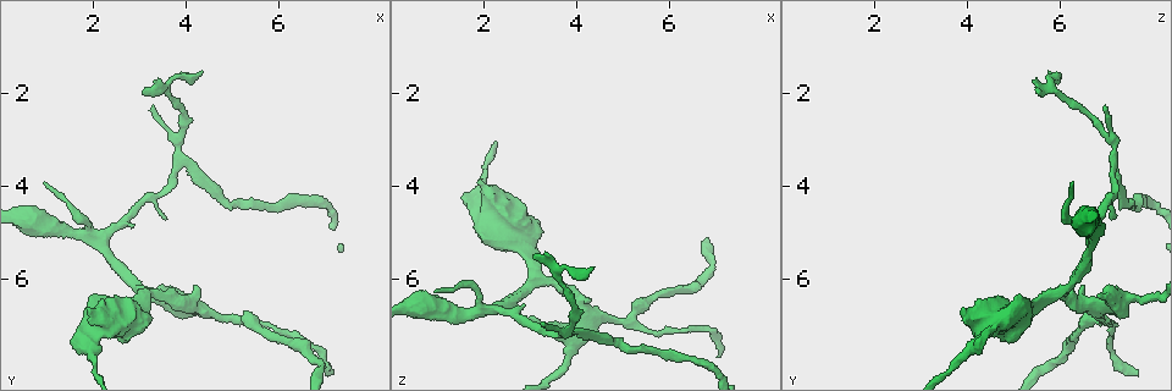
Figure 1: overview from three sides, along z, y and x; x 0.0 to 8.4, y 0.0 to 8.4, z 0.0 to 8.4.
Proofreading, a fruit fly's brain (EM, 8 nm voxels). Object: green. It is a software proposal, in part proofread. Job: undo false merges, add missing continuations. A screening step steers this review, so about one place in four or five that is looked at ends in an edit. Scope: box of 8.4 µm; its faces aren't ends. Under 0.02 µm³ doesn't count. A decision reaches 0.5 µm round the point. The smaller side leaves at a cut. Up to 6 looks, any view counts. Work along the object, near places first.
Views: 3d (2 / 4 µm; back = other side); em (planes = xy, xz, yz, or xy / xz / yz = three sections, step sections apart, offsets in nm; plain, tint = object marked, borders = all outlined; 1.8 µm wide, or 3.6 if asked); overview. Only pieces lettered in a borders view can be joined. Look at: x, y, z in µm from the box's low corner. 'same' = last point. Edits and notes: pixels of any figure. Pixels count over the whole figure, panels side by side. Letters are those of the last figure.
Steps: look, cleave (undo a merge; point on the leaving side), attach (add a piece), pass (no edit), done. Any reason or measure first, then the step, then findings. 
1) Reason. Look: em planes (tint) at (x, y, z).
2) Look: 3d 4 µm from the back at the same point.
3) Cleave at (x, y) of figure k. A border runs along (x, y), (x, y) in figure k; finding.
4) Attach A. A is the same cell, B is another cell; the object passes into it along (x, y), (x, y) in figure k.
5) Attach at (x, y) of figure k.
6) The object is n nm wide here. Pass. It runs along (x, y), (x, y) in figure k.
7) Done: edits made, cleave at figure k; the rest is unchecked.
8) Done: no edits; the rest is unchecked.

A narrow waist. Look: em xy step 16 (tint) at (3.90, 3.45, 7.10).

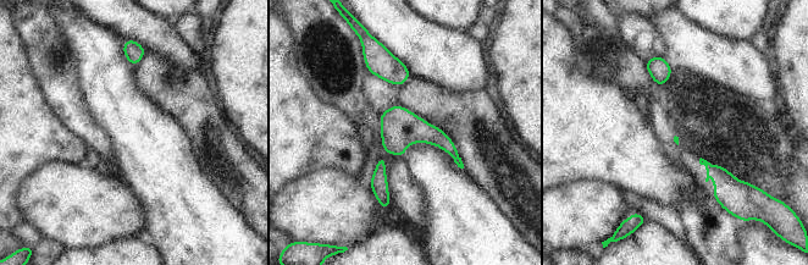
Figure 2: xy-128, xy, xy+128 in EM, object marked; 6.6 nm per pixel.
Look: em planes (borders) at the same point.

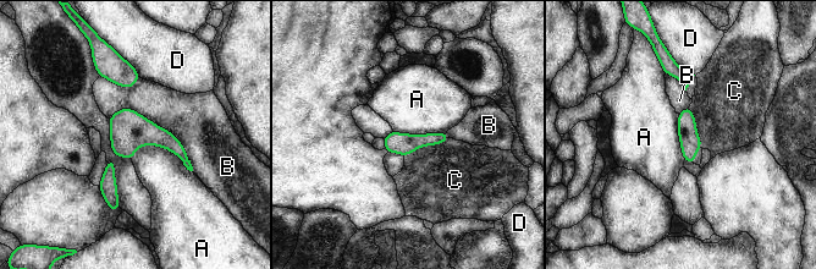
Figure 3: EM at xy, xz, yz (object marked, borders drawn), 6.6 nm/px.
The object is 140 nm wide here. Pass. A, B, C and D are other cells; a border runs along (131, 157), (160, 146), (192, 171) in figure 3; all the same neuron.

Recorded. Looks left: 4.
An open end. Look: 3d 4 µm at (3.10, 1.85, 5.55).

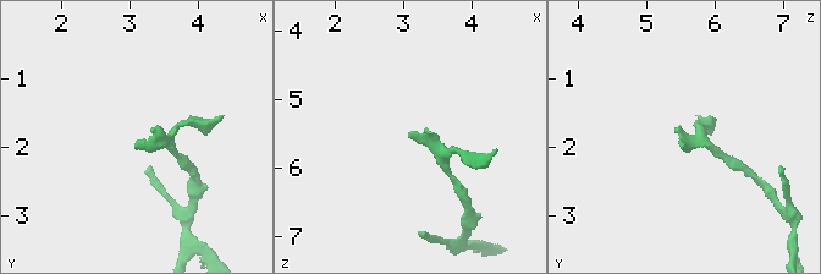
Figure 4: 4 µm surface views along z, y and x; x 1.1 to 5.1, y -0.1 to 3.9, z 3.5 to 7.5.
Need the tissue. Look: em xz step 4 (tint) at (3.05, 1.90, 5.50).

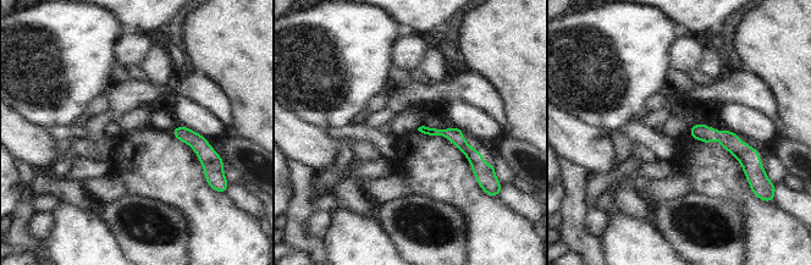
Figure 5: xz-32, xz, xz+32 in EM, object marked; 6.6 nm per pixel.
Look: em planes (borders) at the same point.

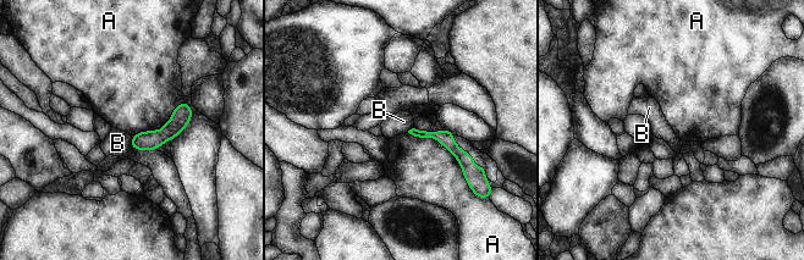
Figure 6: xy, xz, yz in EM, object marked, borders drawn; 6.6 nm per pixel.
Pass. A and B are other cells; no lettered piece goes on from it.

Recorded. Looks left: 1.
Done: no edits; the rest is unchecked.

